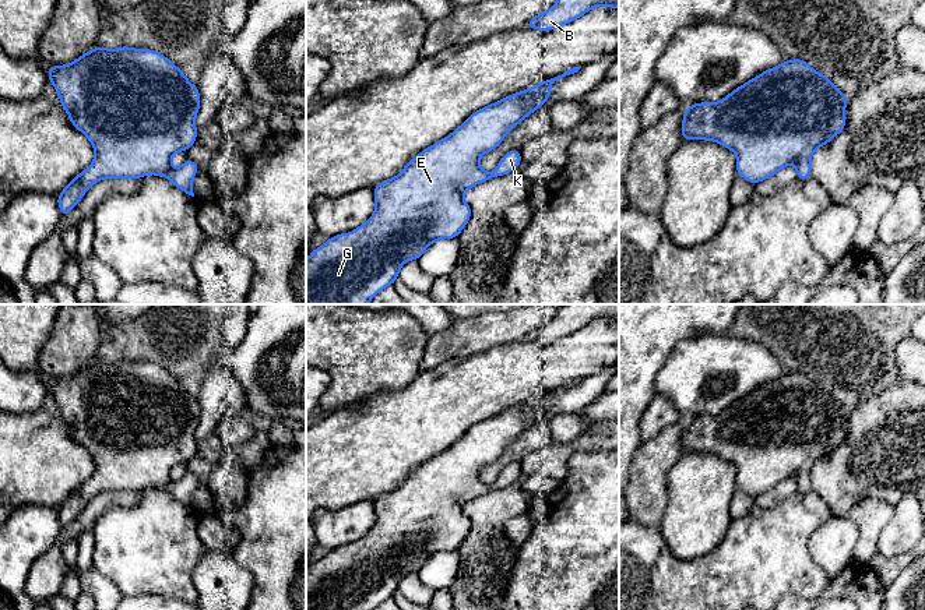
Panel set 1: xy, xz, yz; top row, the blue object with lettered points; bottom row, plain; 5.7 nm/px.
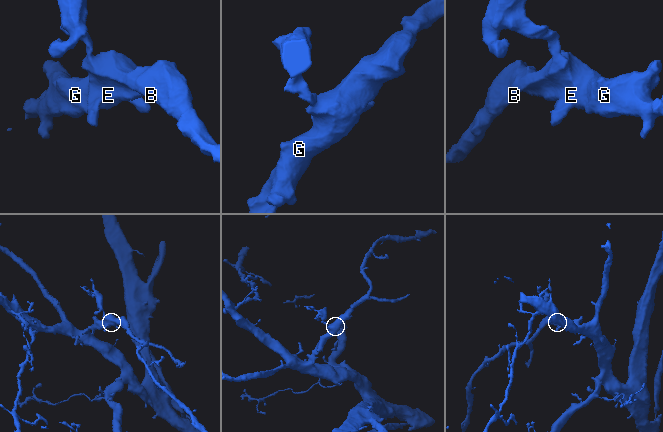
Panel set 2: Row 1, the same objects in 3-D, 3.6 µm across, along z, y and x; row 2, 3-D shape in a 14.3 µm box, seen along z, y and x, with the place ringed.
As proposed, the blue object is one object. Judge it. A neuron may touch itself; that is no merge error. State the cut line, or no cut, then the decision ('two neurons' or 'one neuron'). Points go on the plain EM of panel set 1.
cut none; one neuron

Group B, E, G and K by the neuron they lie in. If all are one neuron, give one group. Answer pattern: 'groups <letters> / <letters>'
groups B E G K

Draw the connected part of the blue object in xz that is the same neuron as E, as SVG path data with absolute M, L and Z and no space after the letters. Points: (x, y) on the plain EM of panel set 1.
M573 380L562 388L538 395L528 402L502 410L476 423L451 447L411 472L398 489L376 497L373 500L376 514L374 526L354 544L333 549L310 565L306 572L306 610L374 610L398 592L398 585L404 575L411 572L418 574L433 554L457 551L472 526L471 519L464 514L464 505L478 496L485 496L493 490L513 484L521 476L521 462L511 462L504 466L496 482L488 486L479 479L481 469L497 461L511 441L546 416L555 394L574 387L580 381L581 380Z

